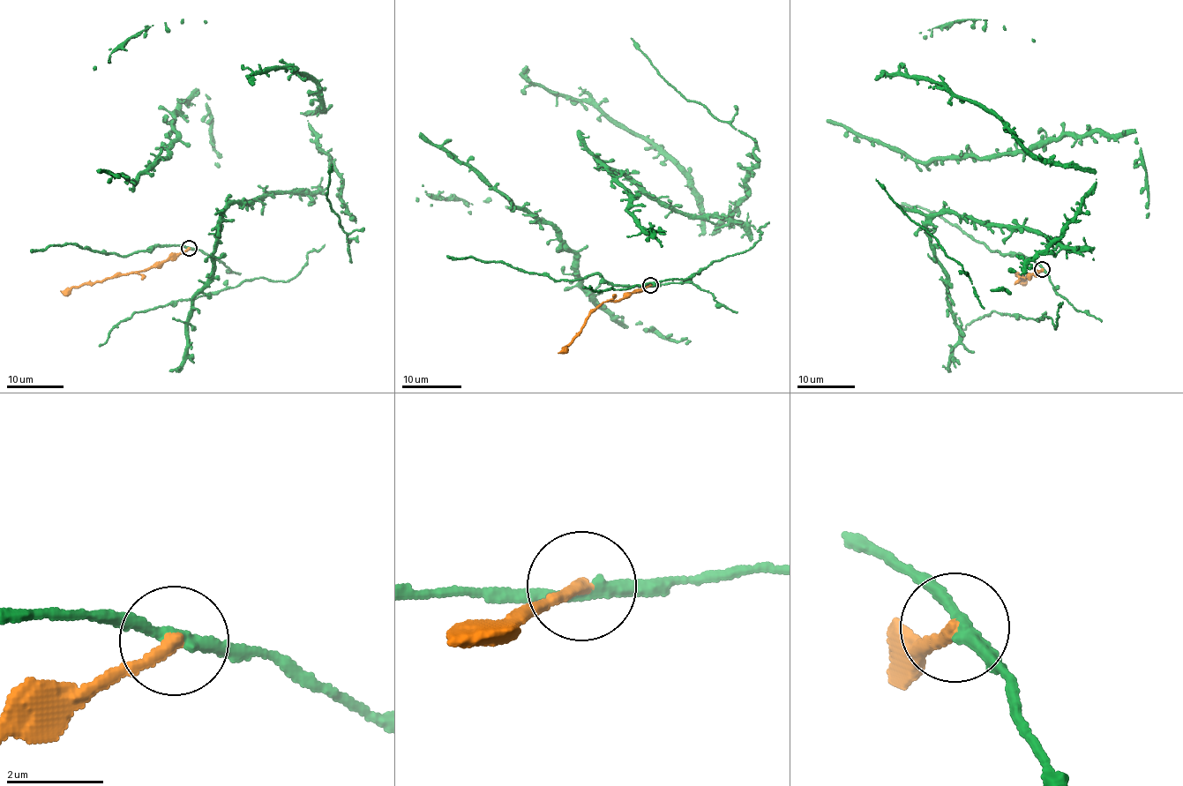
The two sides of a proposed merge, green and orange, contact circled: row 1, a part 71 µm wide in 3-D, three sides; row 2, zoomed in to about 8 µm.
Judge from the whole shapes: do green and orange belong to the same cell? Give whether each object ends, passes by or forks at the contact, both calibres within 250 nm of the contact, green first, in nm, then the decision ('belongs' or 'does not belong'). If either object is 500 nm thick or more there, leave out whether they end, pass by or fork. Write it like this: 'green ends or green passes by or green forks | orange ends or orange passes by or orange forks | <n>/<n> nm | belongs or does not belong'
green passes by | orange ends | 240/240 nm | does not belong

